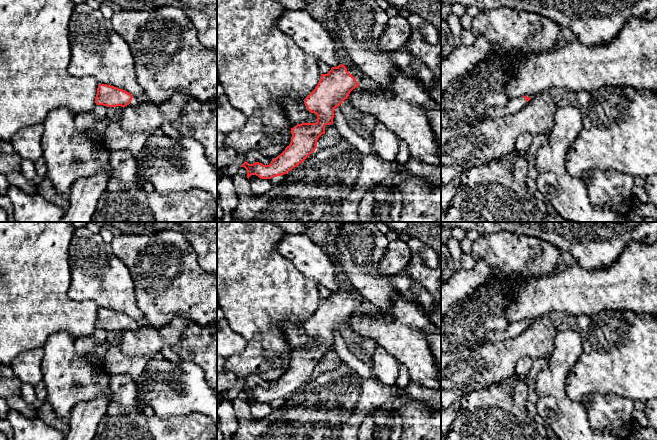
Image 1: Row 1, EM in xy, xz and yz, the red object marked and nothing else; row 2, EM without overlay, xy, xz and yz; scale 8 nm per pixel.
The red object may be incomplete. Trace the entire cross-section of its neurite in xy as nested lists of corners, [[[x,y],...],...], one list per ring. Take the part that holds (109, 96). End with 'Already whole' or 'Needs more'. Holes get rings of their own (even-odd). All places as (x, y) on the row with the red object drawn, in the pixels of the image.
[[[98,84],[97,94],[95,97],[96,105],[103,105],[106,107],[125,107],[127,105],[136,107],[141,99],[133,97],[130,93],[110,86],[107,84]]]. Needs more

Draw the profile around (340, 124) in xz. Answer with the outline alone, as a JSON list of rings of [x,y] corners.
[[[339,107],[334,109],[332,126],[335,129],[335,133],[341,135],[346,141],[355,146],[363,155],[374,155],[372,145],[350,128]]]

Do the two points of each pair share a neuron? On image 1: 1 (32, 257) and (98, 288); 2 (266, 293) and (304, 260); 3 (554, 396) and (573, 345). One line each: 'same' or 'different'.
1: different
2: different
3: same

